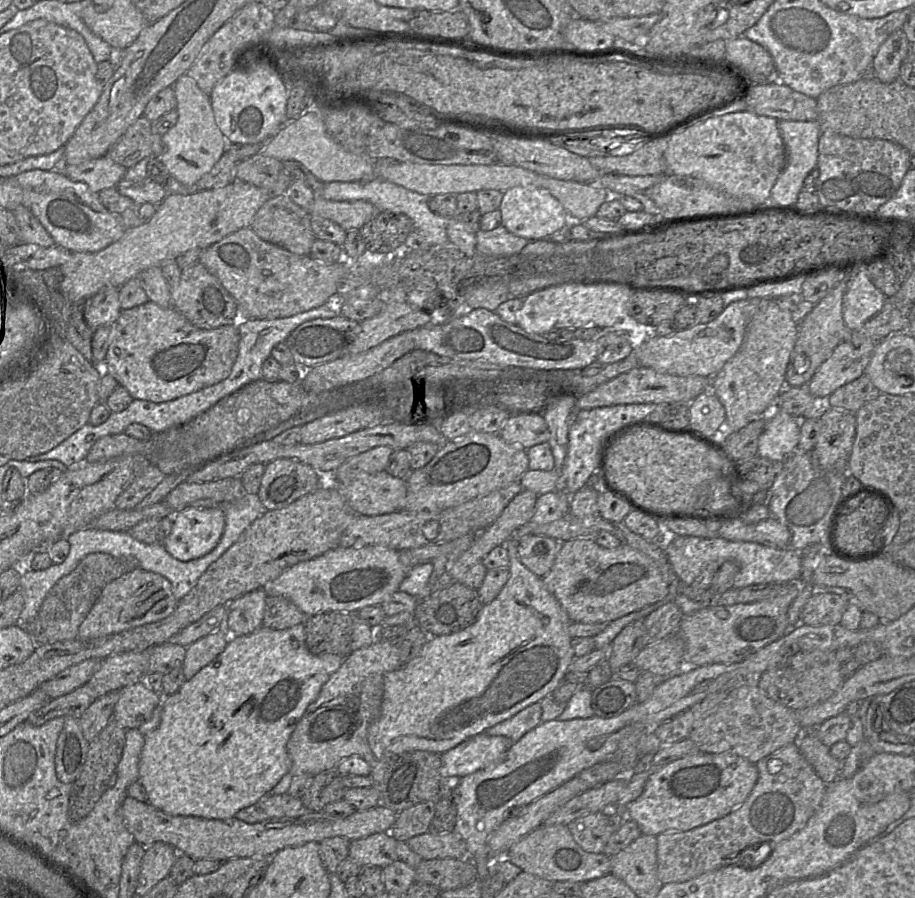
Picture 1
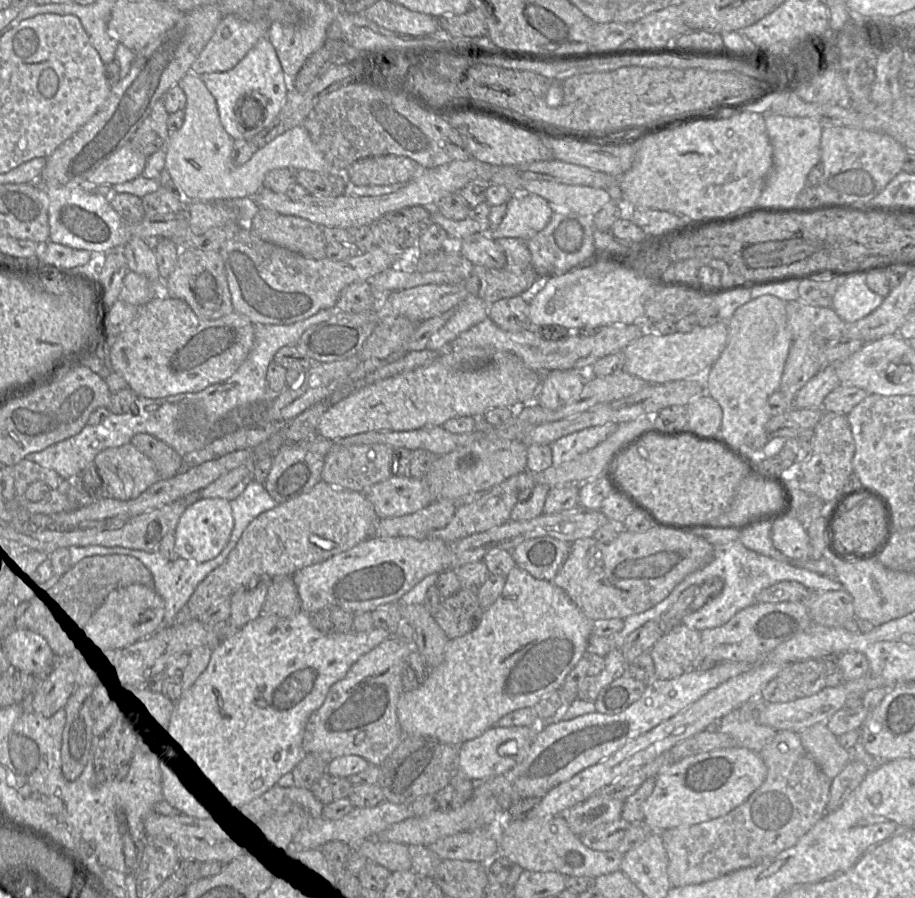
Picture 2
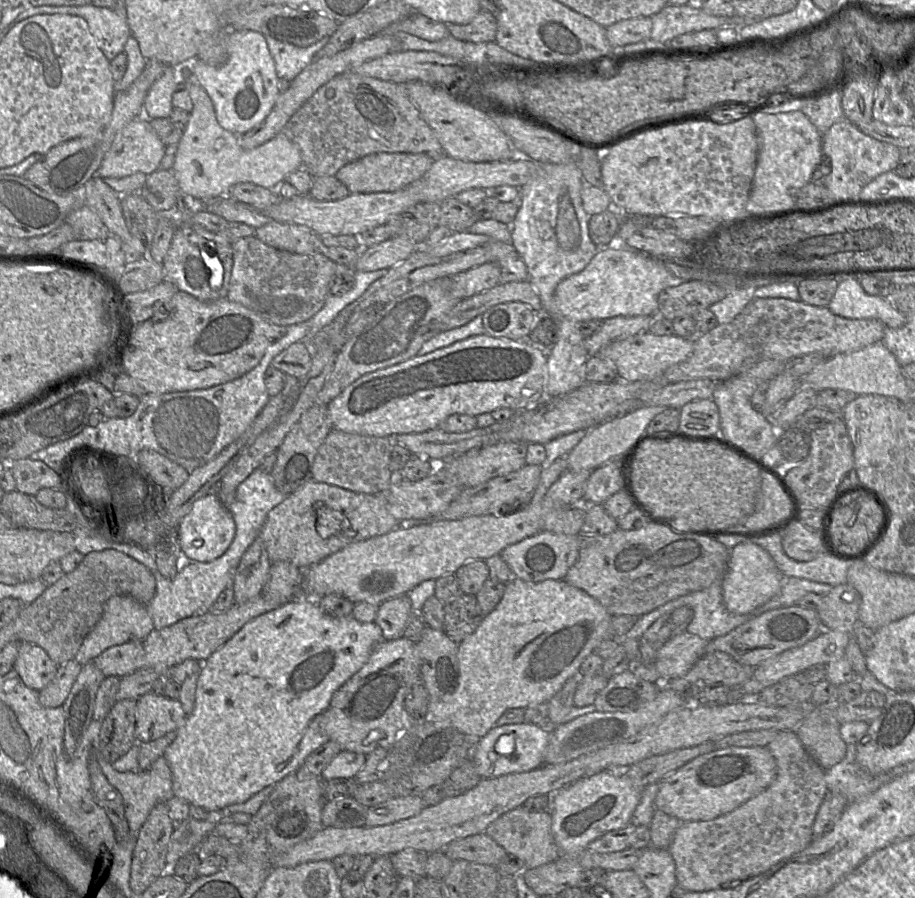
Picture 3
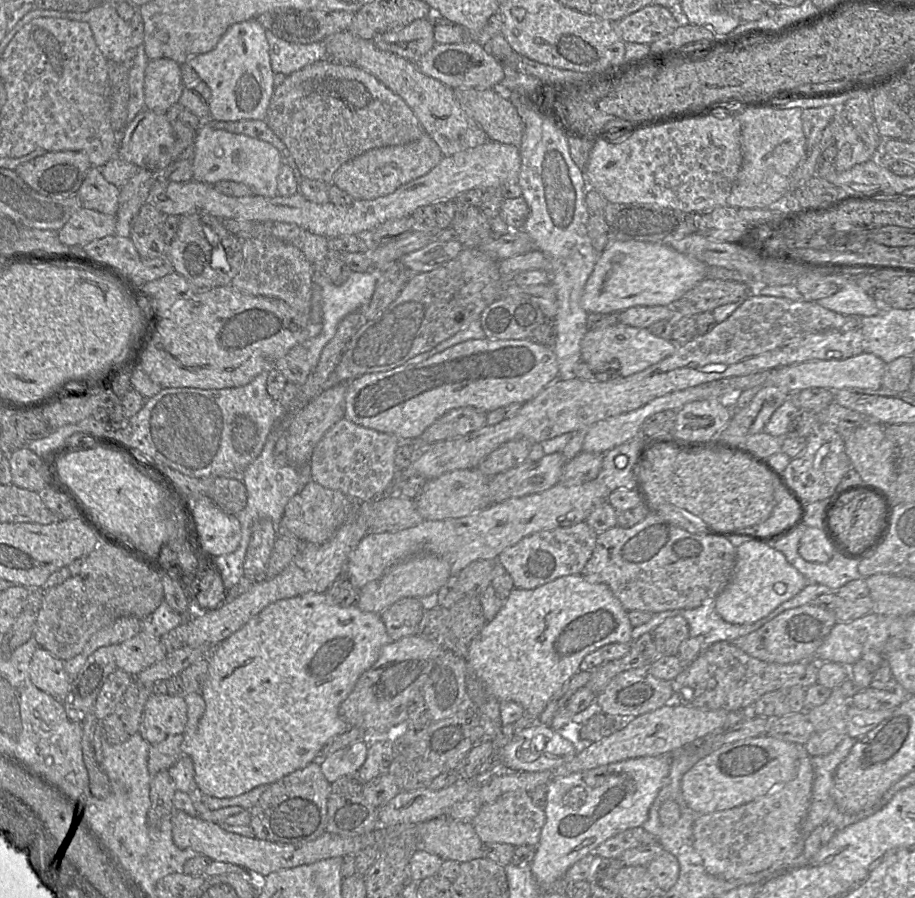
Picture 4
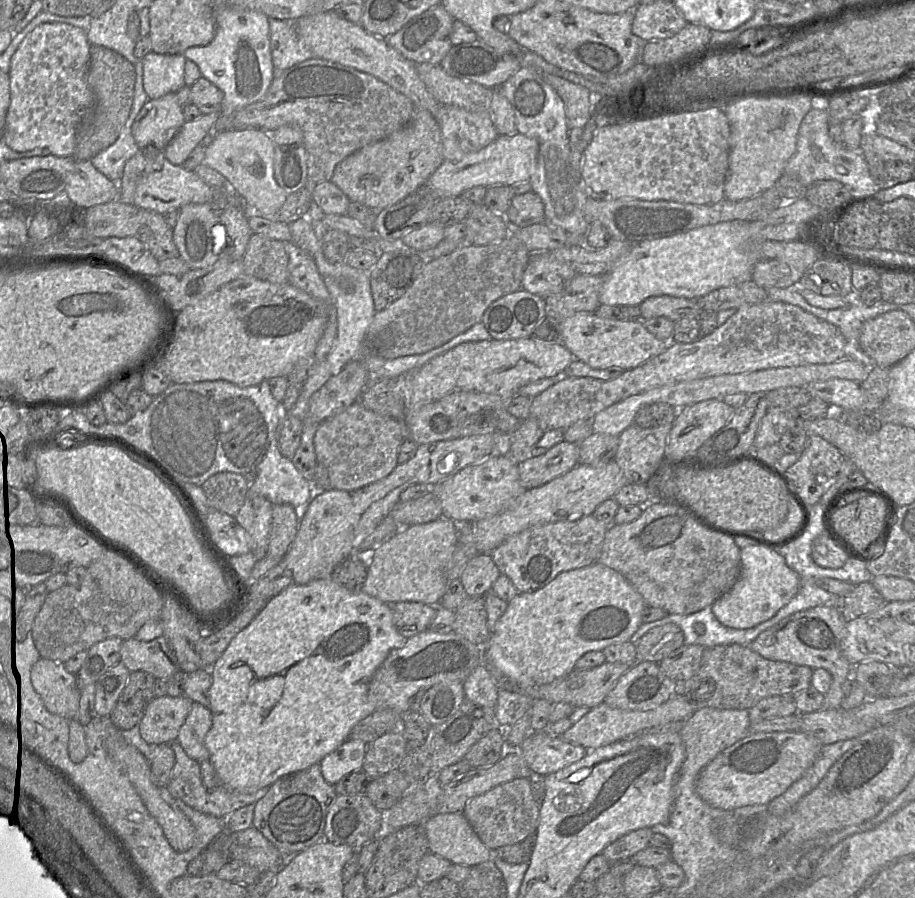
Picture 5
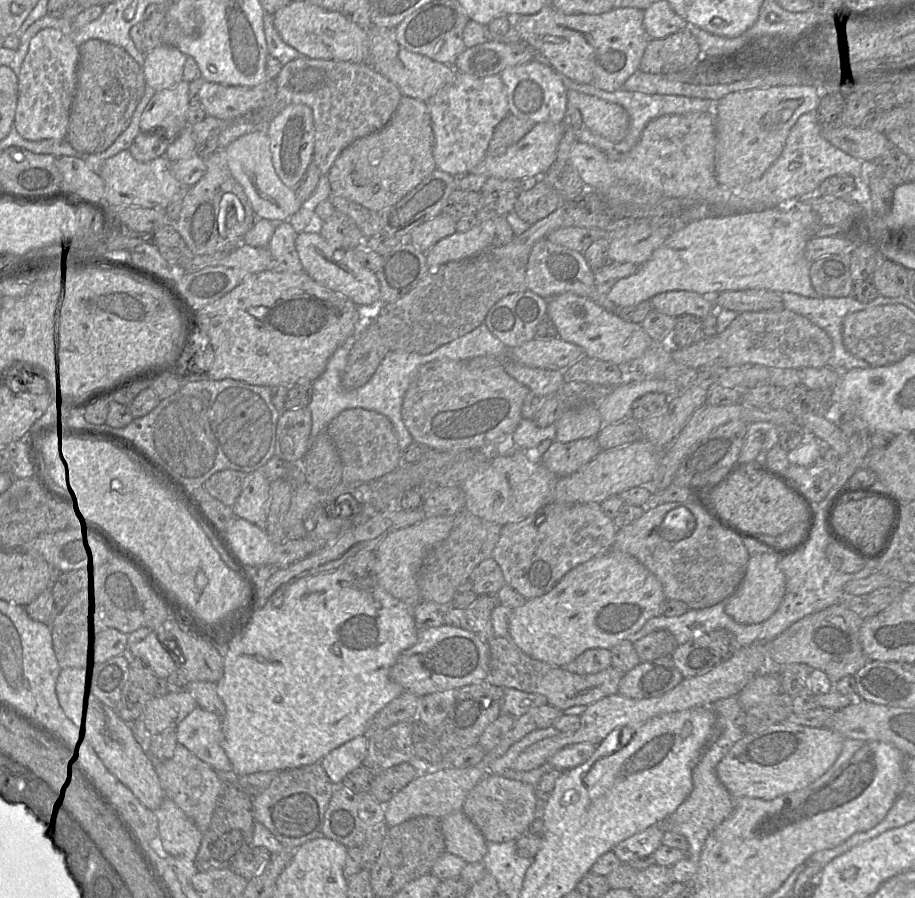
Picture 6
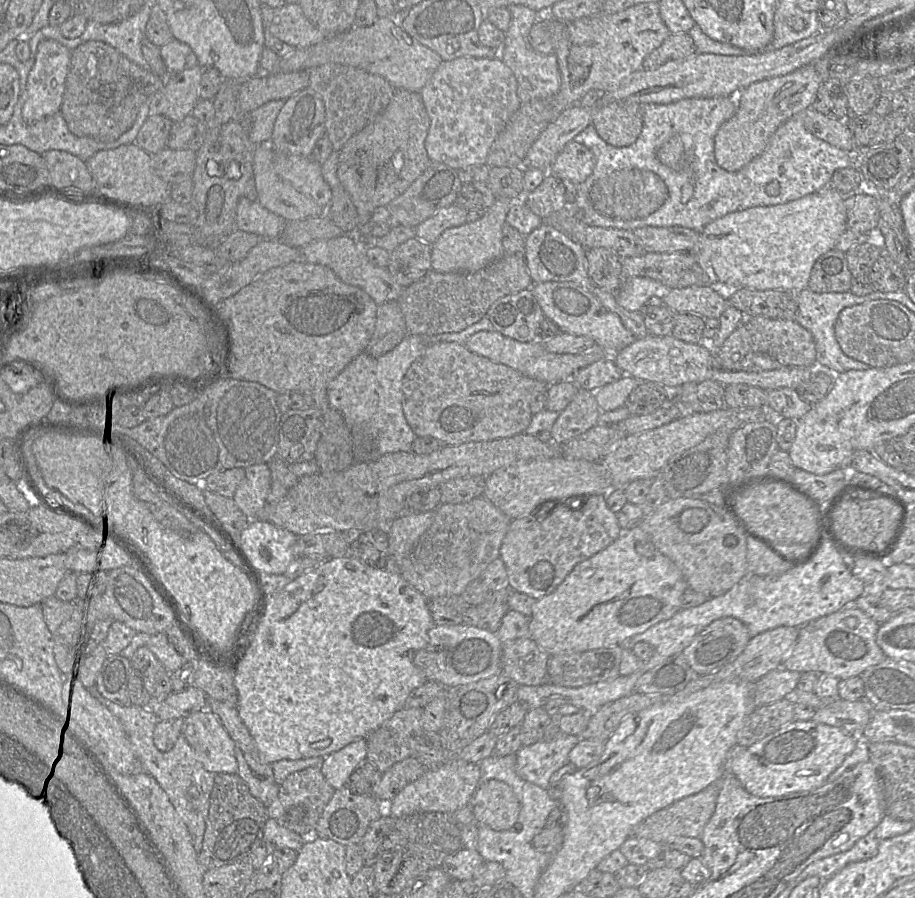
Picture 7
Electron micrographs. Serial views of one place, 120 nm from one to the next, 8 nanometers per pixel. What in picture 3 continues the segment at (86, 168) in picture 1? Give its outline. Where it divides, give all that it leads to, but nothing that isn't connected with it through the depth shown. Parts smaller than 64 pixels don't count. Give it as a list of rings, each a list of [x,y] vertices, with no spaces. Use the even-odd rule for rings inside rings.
[[[141,117],[125,125],[115,136],[110,149],[94,175],[104,179],[122,178],[135,173],[149,175],[155,172],[164,156],[166,146],[151,127],[149,120]]]

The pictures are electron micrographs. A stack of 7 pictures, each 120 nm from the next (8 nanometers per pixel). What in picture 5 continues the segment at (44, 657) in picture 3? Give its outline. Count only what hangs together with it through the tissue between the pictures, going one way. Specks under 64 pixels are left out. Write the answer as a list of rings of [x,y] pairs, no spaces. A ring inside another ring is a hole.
[[[41,658],[32,669],[35,690],[47,709],[68,720],[76,720],[81,691],[77,678],[62,663]]]

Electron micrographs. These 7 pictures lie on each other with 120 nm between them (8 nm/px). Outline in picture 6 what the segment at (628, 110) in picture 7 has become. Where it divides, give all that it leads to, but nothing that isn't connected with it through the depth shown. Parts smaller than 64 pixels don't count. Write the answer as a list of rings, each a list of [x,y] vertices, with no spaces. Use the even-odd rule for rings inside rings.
[[[567,90],[567,107],[580,111],[585,127],[609,141],[620,142],[628,132],[630,118],[621,105],[593,95]]]

